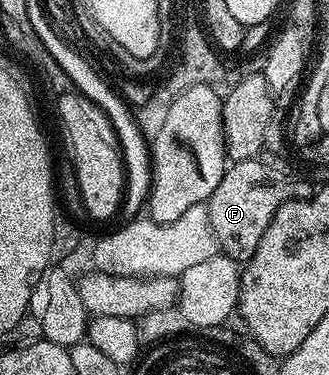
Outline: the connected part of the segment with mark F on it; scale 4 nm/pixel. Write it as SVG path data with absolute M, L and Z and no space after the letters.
M262 160L234 162L227 165L220 184L216 184L216 192L212 192L208 208L208 220L212 224L212 232L218 241L218 249L237 264L245 264L256 252L260 240L272 224L272 216L282 205L296 198L310 197L311 187L302 182L289 182L286 178L276 178Z

